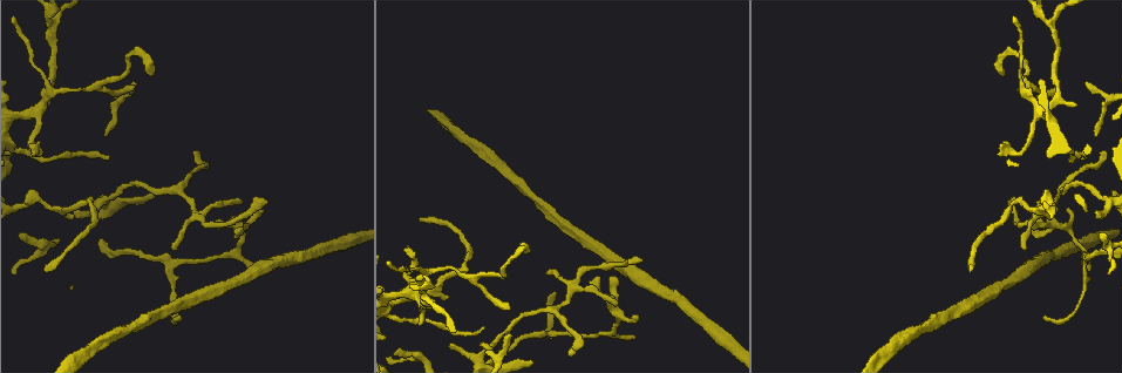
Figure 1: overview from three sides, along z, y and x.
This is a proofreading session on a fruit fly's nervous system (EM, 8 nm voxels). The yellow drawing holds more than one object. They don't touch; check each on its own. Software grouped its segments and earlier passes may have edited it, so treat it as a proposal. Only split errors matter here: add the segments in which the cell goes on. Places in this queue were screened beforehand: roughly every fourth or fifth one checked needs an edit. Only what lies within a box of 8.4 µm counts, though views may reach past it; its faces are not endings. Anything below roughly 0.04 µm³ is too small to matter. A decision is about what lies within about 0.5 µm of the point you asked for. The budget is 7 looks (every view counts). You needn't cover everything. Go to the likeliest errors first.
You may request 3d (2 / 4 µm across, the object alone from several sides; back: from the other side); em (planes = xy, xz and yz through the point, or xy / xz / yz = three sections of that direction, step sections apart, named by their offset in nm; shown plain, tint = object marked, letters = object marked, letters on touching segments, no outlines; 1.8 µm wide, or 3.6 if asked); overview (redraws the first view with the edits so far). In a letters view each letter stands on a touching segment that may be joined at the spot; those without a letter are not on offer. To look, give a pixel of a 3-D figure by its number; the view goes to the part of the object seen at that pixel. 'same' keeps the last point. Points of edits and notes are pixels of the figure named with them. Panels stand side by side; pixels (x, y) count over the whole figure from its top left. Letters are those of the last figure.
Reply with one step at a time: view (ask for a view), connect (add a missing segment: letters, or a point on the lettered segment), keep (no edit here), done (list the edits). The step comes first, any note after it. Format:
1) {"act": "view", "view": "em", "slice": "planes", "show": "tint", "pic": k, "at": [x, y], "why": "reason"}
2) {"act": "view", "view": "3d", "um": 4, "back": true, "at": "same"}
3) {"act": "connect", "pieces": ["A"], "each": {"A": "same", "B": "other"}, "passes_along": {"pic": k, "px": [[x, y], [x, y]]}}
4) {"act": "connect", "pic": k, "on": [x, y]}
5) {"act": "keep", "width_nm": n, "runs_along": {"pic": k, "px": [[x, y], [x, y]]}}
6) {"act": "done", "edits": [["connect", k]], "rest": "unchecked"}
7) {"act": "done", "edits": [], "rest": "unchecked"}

{"act": "view", "view": "3d", "um": 2, "pic": 1, "at": [1033, 225], "why": "thin end"}

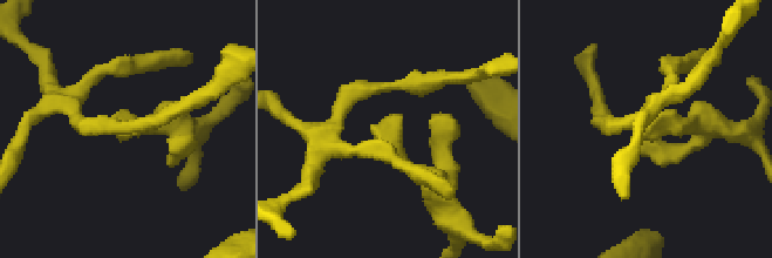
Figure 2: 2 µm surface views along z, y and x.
{"act": "view", "view": "em", "um": 3.6, "slice": "planes", "show": "letters", "pic": 2, "at": [370, 132]}

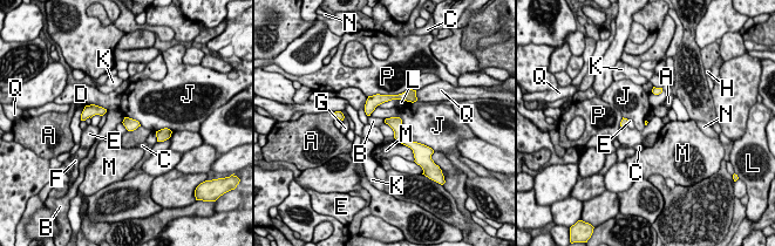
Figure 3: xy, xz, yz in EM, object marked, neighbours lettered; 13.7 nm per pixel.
{"act": "keep", "each": {"A": "other", "B": "other", "C": "other", "D": "other", "E": "other", "F": "other", "G": "other", "H": "other", "J": "other", "K": "other", "L": "other", "M": "other", "N": "other", "P": "other", "Q": "other"}, "border": {"pic": 3, "px": [[385, 122], [392, 129], [394, 136]]}, "found": "none of them fits"}

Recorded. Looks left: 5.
{"act": "view", "view": "em", "slice": "planes", "show": "letters", "pic": 1, "at": [526, 250], "why": "tapers out"}

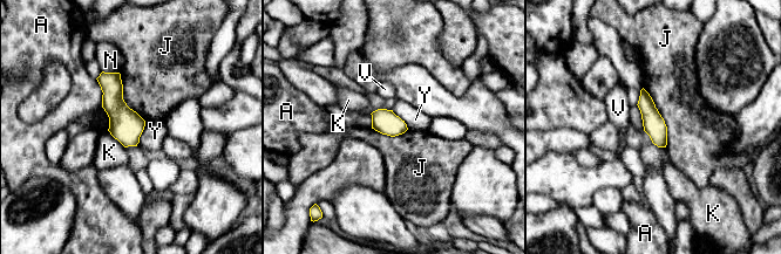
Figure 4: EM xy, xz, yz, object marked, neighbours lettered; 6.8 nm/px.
{"act": "keep", "each": {"A": "other", "J": "other", "K": "other", "N": "other", "V": "other", "Y": "other"}, "runs_along": {"pic": 4, "px": [[643, 93], [645, 104], [663, 144]]}, "found": "no lettered segment goes on from it"}

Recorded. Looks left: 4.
{"act": "view", "view": "em", "slice": "planes", "show": "letters", "pic": 1, "at": [999, 149], "why": "thin end"}

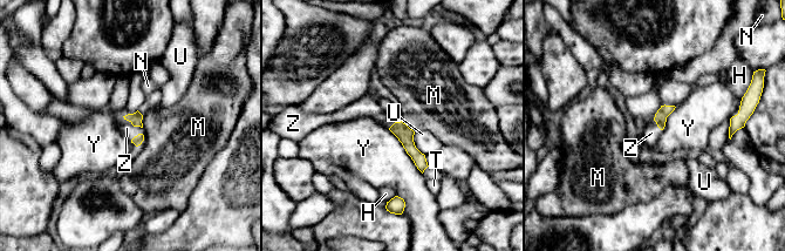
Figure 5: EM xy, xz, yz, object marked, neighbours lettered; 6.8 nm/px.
{"act": "connect", "pieces": ["Z"], "longest_contact_nm": ["Y", 400], "each": {"H": "other", "M": "other", "N": "other", "T": "other", "U": "other", "Y": "other", "Z": "same"}, "passes_along": {"pic": 5, "px": [[136, 119], [134, 126], [127, 128]]}, "found": "the cell continues"}

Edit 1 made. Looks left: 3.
{"act": "done", "edits": [["connect", 5]], "rest": "unchecked"}

